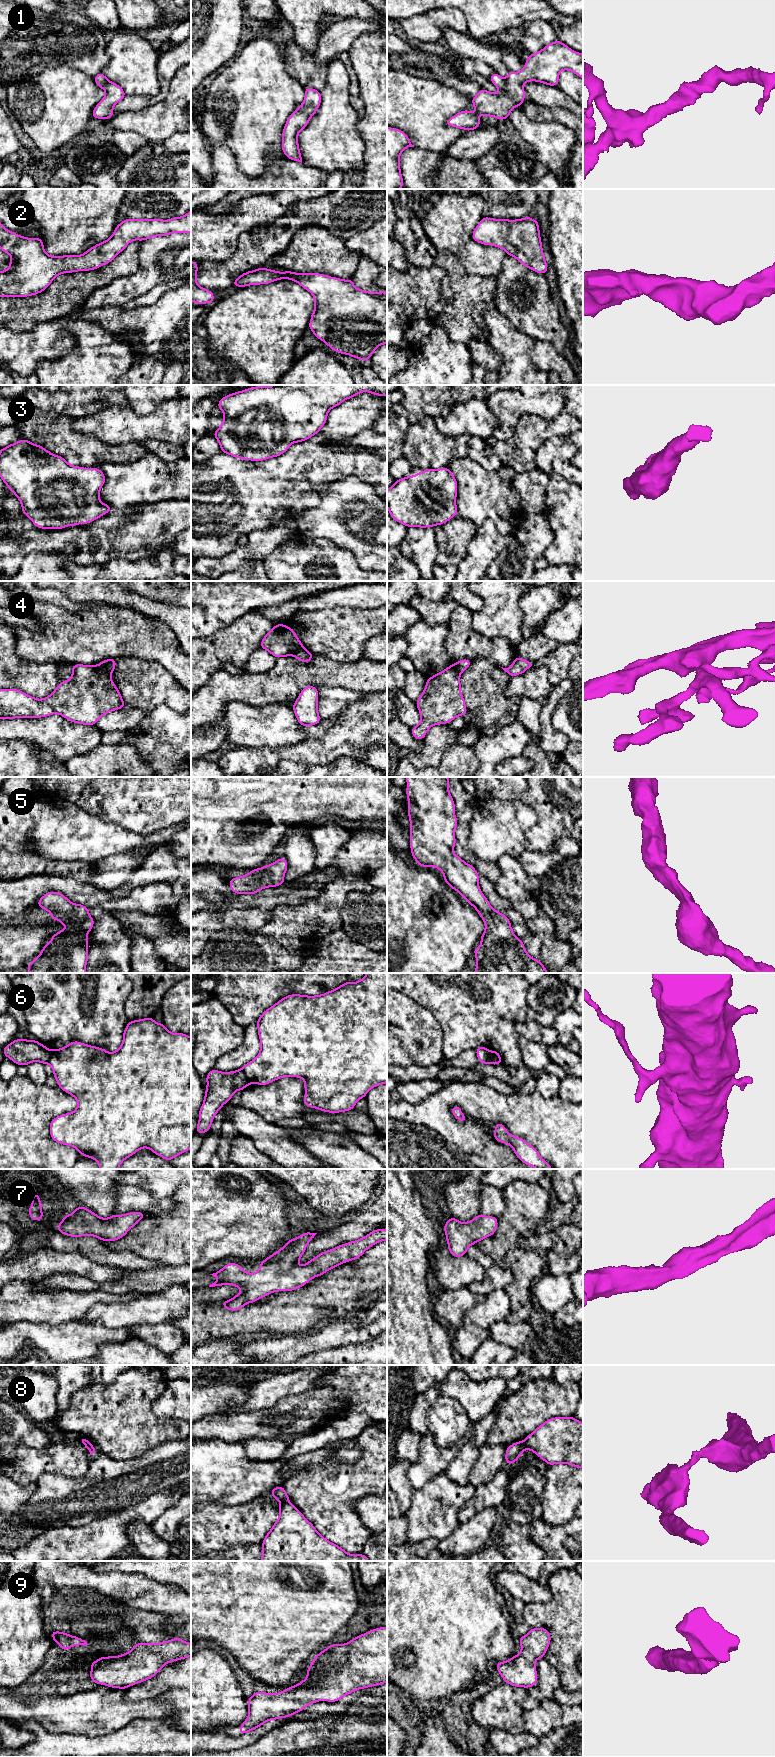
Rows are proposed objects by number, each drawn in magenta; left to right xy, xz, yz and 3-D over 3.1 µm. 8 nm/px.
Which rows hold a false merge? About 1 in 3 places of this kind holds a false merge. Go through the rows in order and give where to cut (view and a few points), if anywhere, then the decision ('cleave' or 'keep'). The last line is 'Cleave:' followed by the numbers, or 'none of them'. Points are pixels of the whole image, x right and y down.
1: cut none; keep
2: cut none; keep
3: cut none; keep
4: cut xy (97, 665), (103, 671), (110, 674); cleave
5: cut none; keep
6: cut xz (240, 1069), (250, 1083); cleave
7: cut none; keep
8: cut xz (281, 1501), (288, 1502); cleave
9: cut none; keep
Cleave: 4, 6, 8

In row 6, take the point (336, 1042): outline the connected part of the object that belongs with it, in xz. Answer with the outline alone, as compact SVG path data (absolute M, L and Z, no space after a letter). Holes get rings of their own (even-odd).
M367 973L357 982L345 982L321 995L287 995L263 1012L256 1024L260 1052L241 1070L250 1084L268 1085L283 1077L304 1080L307 1107L323 1112L353 1110L368 1091L387 1083L387 973Z

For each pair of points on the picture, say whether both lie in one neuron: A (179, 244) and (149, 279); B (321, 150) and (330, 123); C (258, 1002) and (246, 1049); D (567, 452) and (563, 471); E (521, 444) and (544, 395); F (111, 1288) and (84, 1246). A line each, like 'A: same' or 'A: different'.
A: same
B: same
C: different
D: different
E: different
F: different

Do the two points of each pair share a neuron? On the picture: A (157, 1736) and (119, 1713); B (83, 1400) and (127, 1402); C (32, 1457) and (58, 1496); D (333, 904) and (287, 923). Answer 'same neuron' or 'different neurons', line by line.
A: different neurons
B: same neuron
C: different neurons
D: same neuron

